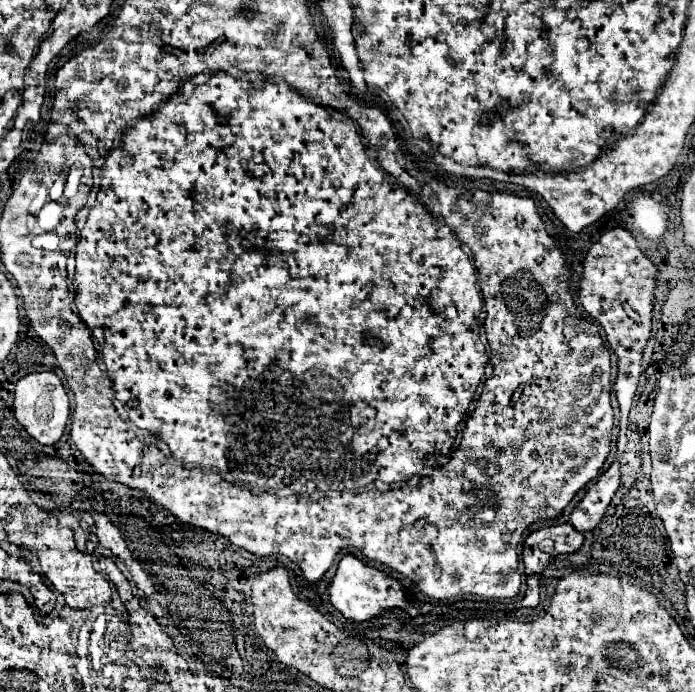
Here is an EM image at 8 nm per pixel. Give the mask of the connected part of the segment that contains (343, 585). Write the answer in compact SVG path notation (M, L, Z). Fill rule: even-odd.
M346 555L346 557L342 557L342 561L336 569L336 575L332 579L330 601L344 617L354 619L354 621L370 621L384 611L400 609L400 591L404 591L404 589L400 587L398 581L390 579L388 575L384 575L382 571L378 571L374 567L364 565L354 555Z

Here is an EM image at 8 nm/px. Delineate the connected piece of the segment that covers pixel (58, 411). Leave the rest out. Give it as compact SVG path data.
M30 373L16 383L14 389L14 415L26 433L42 445L56 445L64 433L70 413L66 389L62 387L56 373Z

